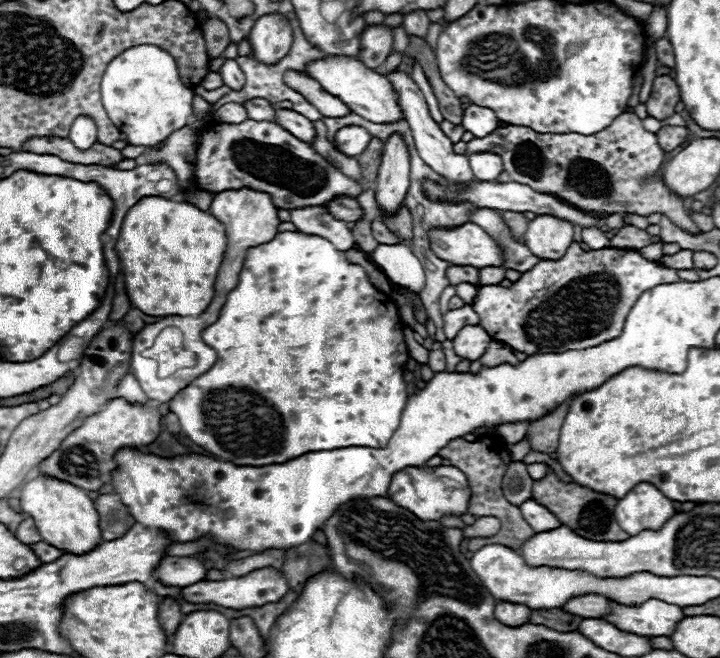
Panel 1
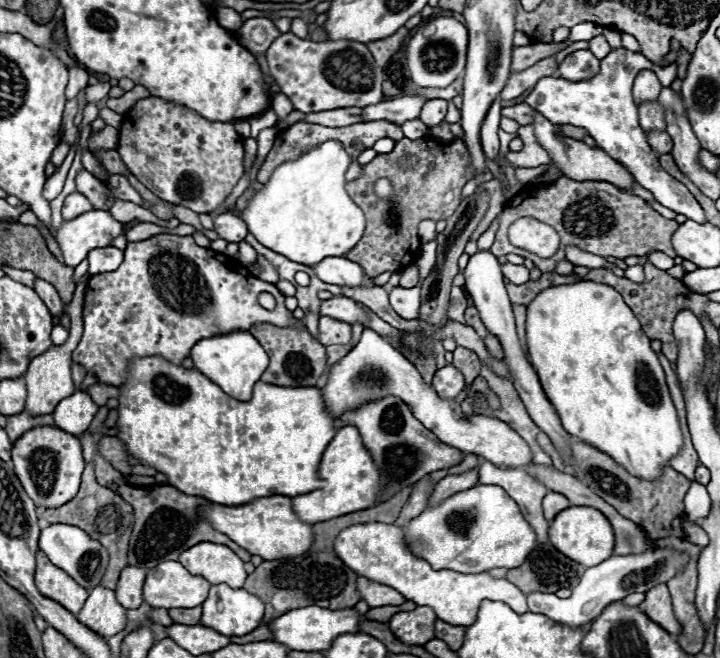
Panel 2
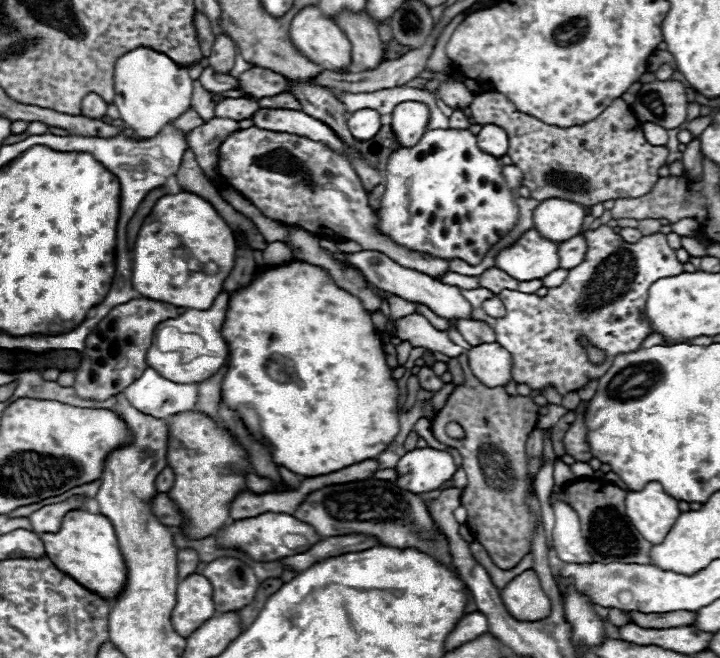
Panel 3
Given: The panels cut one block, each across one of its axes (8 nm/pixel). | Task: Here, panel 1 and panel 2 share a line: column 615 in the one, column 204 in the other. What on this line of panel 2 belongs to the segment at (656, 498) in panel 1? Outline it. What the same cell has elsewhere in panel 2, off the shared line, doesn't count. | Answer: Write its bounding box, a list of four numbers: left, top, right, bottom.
[200,496,312,560]

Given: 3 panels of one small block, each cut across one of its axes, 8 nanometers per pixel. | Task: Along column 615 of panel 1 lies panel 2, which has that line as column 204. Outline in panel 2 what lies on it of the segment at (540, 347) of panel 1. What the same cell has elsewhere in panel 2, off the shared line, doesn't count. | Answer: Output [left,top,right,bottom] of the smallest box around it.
[72,232,300,386]

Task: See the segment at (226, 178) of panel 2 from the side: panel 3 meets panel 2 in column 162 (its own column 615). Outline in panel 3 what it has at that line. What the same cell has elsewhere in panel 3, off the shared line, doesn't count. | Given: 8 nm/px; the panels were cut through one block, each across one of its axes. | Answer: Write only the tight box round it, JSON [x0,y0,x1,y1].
[468,92,668,208]

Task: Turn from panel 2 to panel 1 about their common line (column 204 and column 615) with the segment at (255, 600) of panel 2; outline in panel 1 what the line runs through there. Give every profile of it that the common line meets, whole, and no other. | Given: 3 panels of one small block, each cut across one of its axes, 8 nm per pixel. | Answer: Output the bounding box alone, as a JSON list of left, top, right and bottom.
[602,598,684,636]

